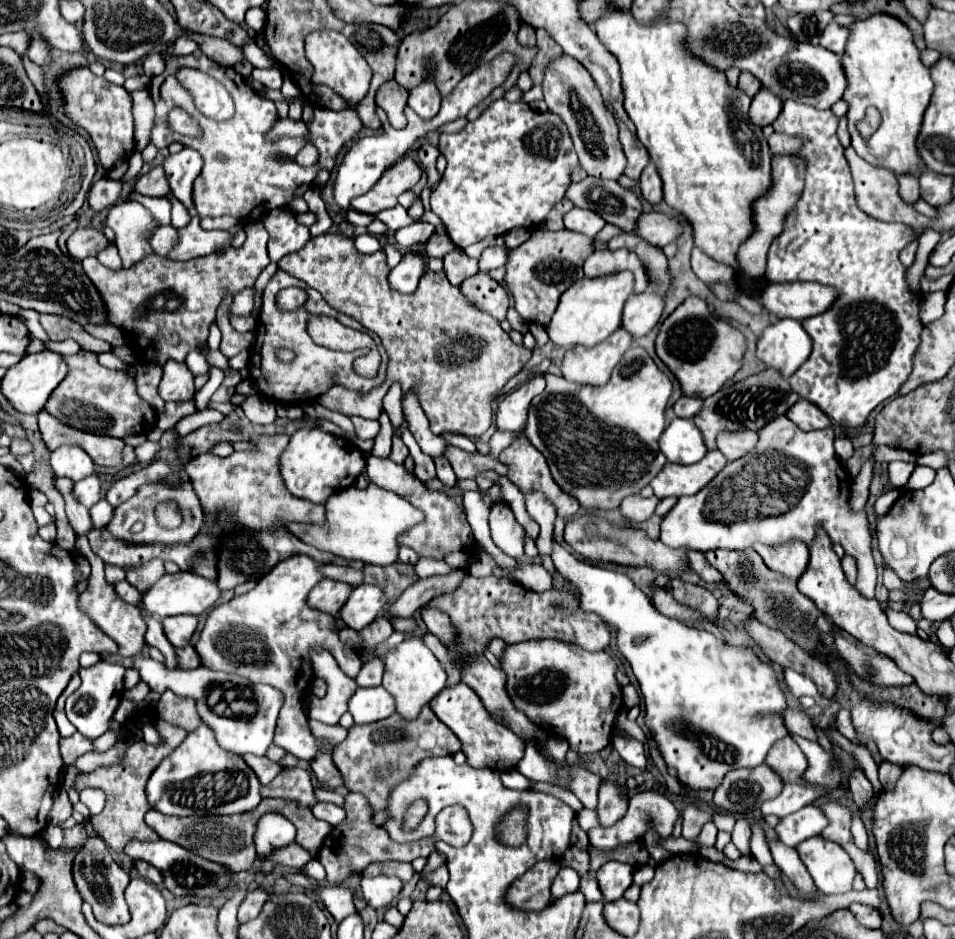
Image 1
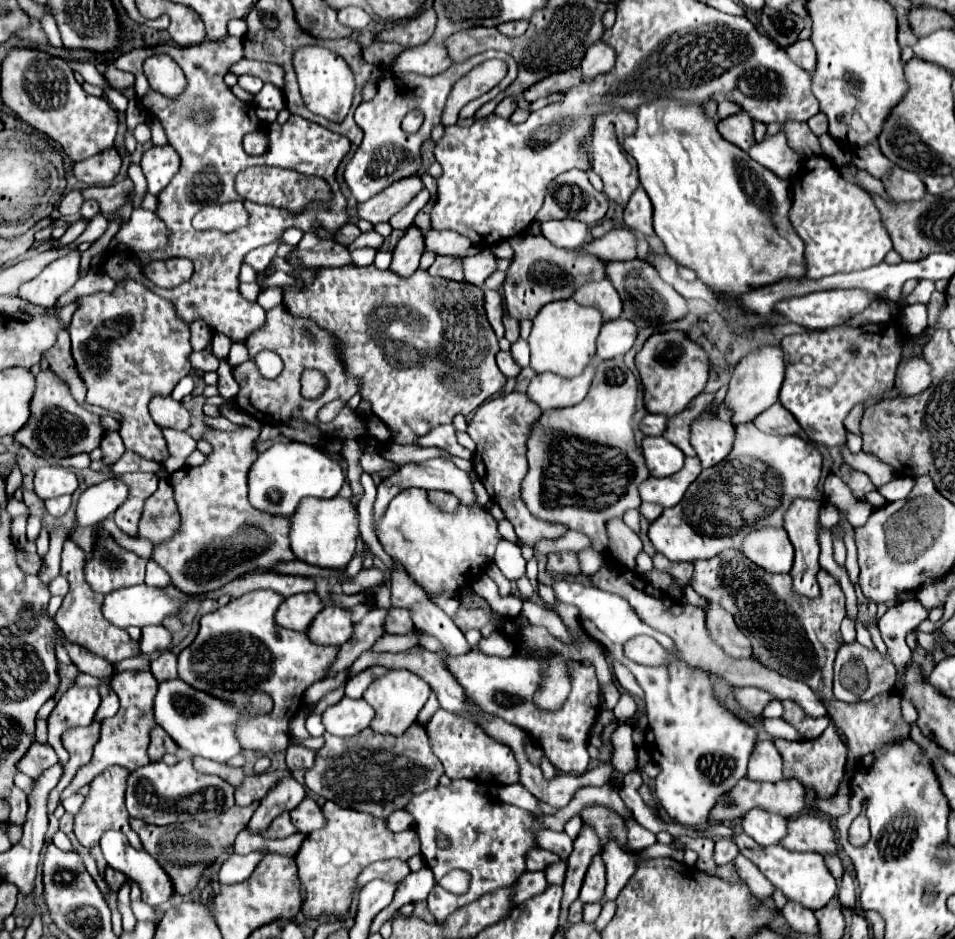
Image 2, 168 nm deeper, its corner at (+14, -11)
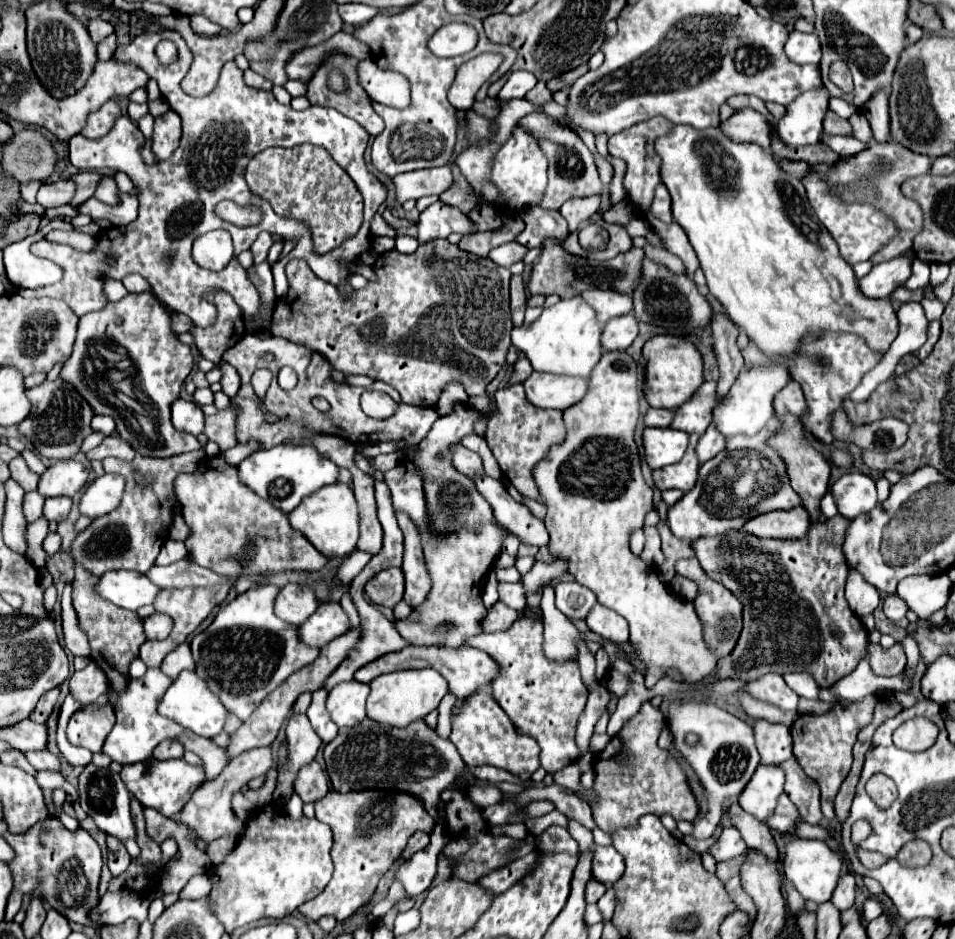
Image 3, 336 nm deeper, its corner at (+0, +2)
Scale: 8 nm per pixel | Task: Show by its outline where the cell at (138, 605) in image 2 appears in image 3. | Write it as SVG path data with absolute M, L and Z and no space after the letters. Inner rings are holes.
M107 571L107 575L99 579L97 591L103 599L129 611L153 605L161 593L161 589L151 583L147 575L137 571Z

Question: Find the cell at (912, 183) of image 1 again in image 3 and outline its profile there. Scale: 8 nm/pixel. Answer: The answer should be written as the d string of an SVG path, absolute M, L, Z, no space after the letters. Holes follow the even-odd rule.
M875 95L867 107L863 107L863 113L871 125L873 139L877 143L889 143L891 141L891 129L889 129L889 113L887 113L887 95Z

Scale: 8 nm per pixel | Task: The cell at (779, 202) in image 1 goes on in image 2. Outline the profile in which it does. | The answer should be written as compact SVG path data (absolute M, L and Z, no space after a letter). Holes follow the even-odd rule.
M785 132L765 136L759 144L755 144L749 150L749 156L781 178L797 174L801 164L801 156L797 156L797 152L789 148L789 142L785 140Z

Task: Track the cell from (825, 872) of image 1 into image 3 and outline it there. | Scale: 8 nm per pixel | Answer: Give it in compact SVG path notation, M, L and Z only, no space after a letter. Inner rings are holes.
M791 839L787 845L785 845L785 857L783 857L783 869L785 869L785 875L787 879L797 887L797 891L803 895L803 899L811 899L815 903L823 903L823 901L829 901L835 887L837 887L837 881L839 881L839 875L841 875L841 867L843 867L843 861L841 857L831 851L823 841L815 841L815 839Z

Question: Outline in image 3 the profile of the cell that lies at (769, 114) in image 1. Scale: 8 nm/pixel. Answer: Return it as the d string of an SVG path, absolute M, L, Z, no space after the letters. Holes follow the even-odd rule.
M739 109L727 121L721 123L723 133L737 143L759 143L761 147L771 145L773 127L769 125L767 117L753 109Z

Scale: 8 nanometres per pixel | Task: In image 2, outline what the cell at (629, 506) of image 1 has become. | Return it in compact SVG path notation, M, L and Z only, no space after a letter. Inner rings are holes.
M611 520L607 530L611 540L611 556L625 568L635 568L635 558L643 548L639 536L623 520Z

